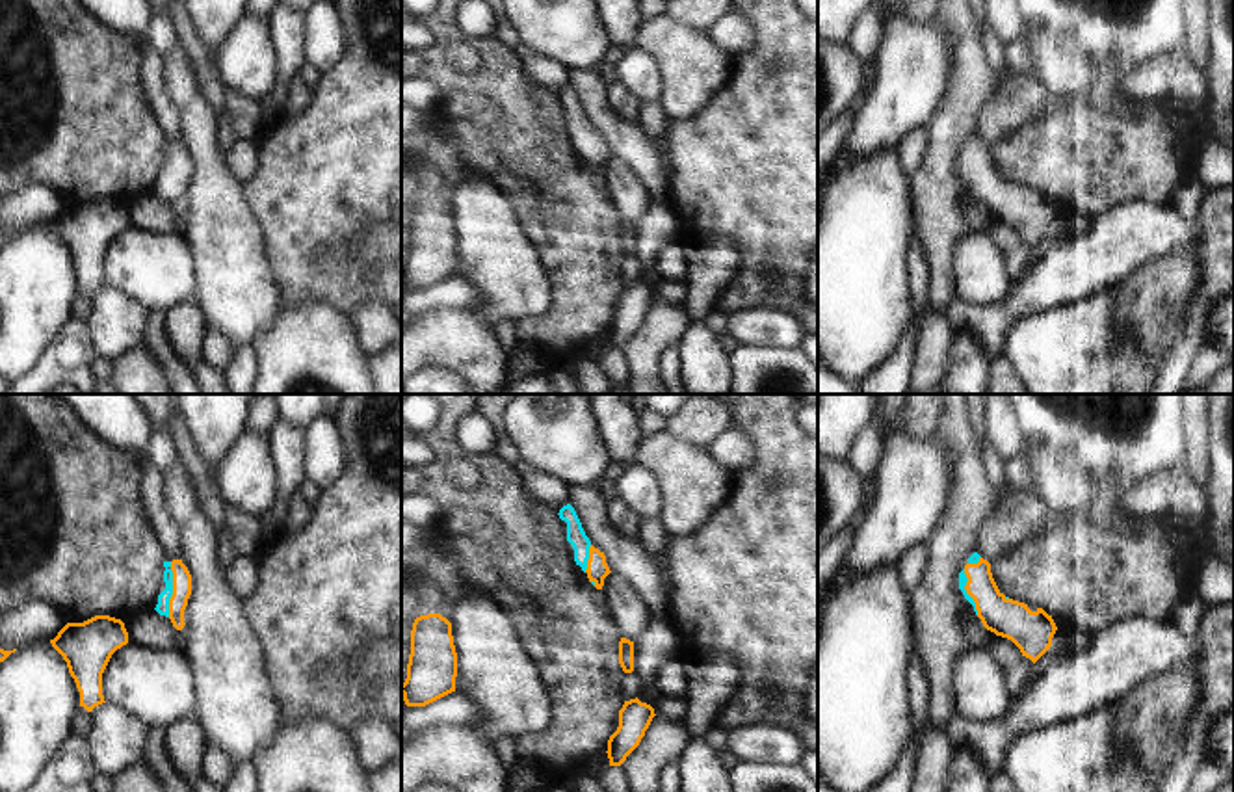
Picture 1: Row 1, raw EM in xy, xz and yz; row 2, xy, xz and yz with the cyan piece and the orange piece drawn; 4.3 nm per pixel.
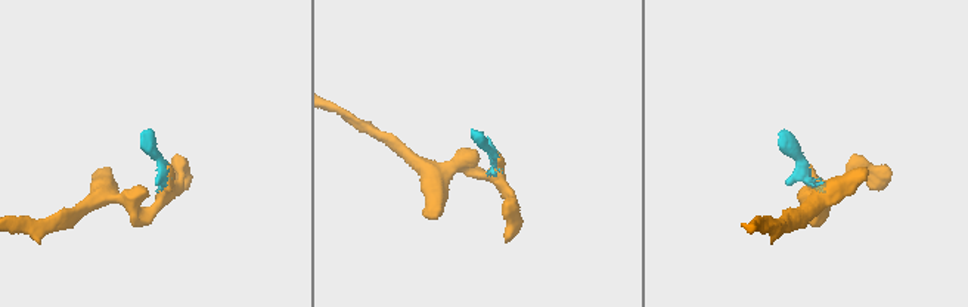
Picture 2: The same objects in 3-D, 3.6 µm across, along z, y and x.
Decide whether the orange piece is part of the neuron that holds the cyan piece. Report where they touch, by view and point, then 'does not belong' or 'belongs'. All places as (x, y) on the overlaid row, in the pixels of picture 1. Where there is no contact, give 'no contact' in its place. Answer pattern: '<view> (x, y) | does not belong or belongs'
xy (171, 594) | belongs

